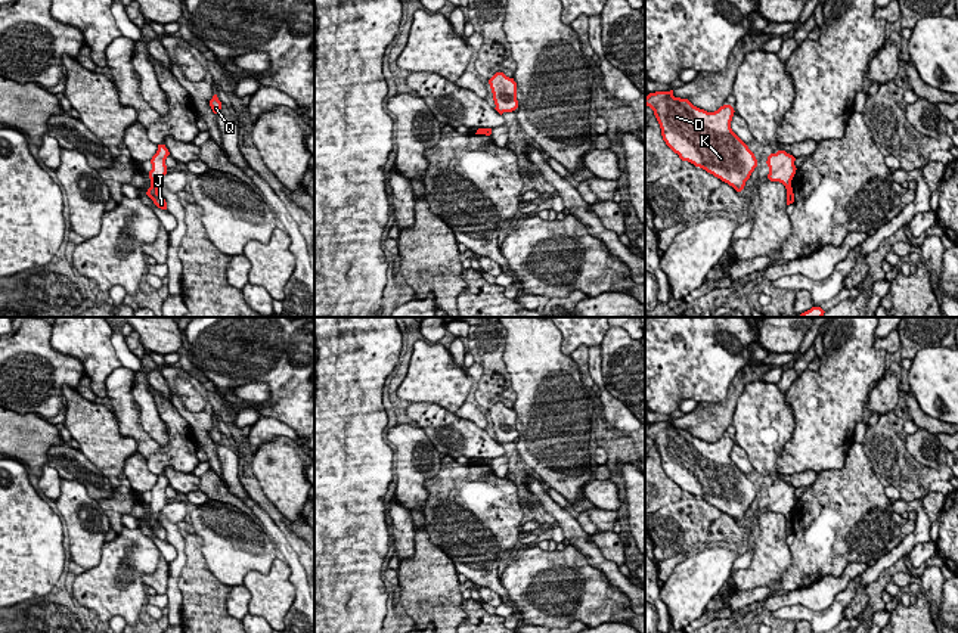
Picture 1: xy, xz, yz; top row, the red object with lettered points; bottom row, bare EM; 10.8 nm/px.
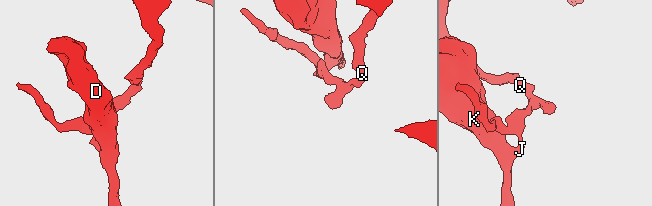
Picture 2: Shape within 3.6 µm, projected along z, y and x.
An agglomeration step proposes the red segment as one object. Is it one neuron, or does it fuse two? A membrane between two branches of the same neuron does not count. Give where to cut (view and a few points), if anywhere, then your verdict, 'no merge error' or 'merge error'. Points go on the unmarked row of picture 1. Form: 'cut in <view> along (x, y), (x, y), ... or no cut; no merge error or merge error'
cut in xy along (157, 523), (152, 530); merge error

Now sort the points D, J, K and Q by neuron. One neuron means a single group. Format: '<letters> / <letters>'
D J K / Q

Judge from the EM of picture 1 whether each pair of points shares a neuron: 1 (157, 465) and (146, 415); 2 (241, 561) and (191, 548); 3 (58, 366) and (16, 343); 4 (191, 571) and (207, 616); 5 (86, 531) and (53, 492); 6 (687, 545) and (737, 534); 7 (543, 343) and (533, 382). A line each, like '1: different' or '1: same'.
1: different
2: different
3: same
4: same
5: different
6: same
7: same

